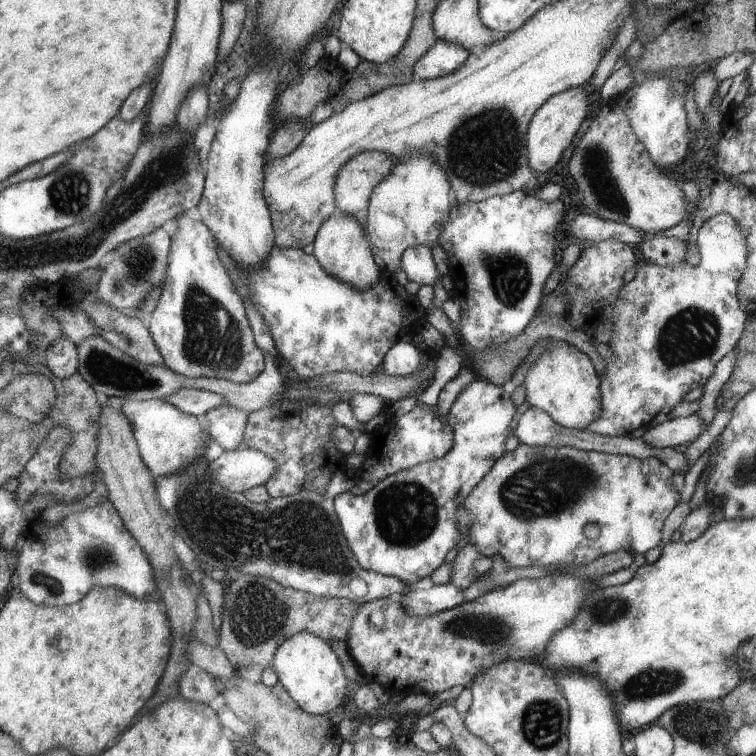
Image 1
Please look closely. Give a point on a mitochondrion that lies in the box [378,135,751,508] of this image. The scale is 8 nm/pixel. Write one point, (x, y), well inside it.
(692, 334)

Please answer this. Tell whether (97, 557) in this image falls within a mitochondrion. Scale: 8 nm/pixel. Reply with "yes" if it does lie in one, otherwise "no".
yes

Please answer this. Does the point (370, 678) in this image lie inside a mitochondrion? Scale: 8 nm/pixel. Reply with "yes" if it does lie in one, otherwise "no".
no

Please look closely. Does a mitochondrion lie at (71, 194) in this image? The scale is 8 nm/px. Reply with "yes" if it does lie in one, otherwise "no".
yes

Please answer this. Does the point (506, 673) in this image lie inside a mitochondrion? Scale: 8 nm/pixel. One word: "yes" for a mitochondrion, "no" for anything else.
no

